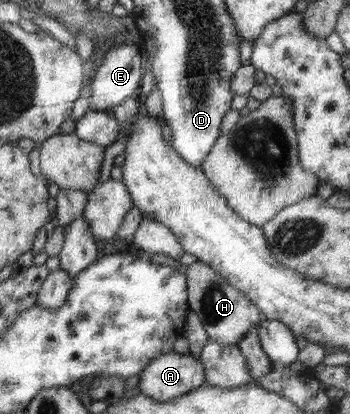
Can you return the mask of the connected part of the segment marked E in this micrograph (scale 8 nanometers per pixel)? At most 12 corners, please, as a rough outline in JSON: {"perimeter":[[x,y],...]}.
{"perimeter":[[114,47],[92,80],[90,110],[108,111],[139,93],[144,54]]}

